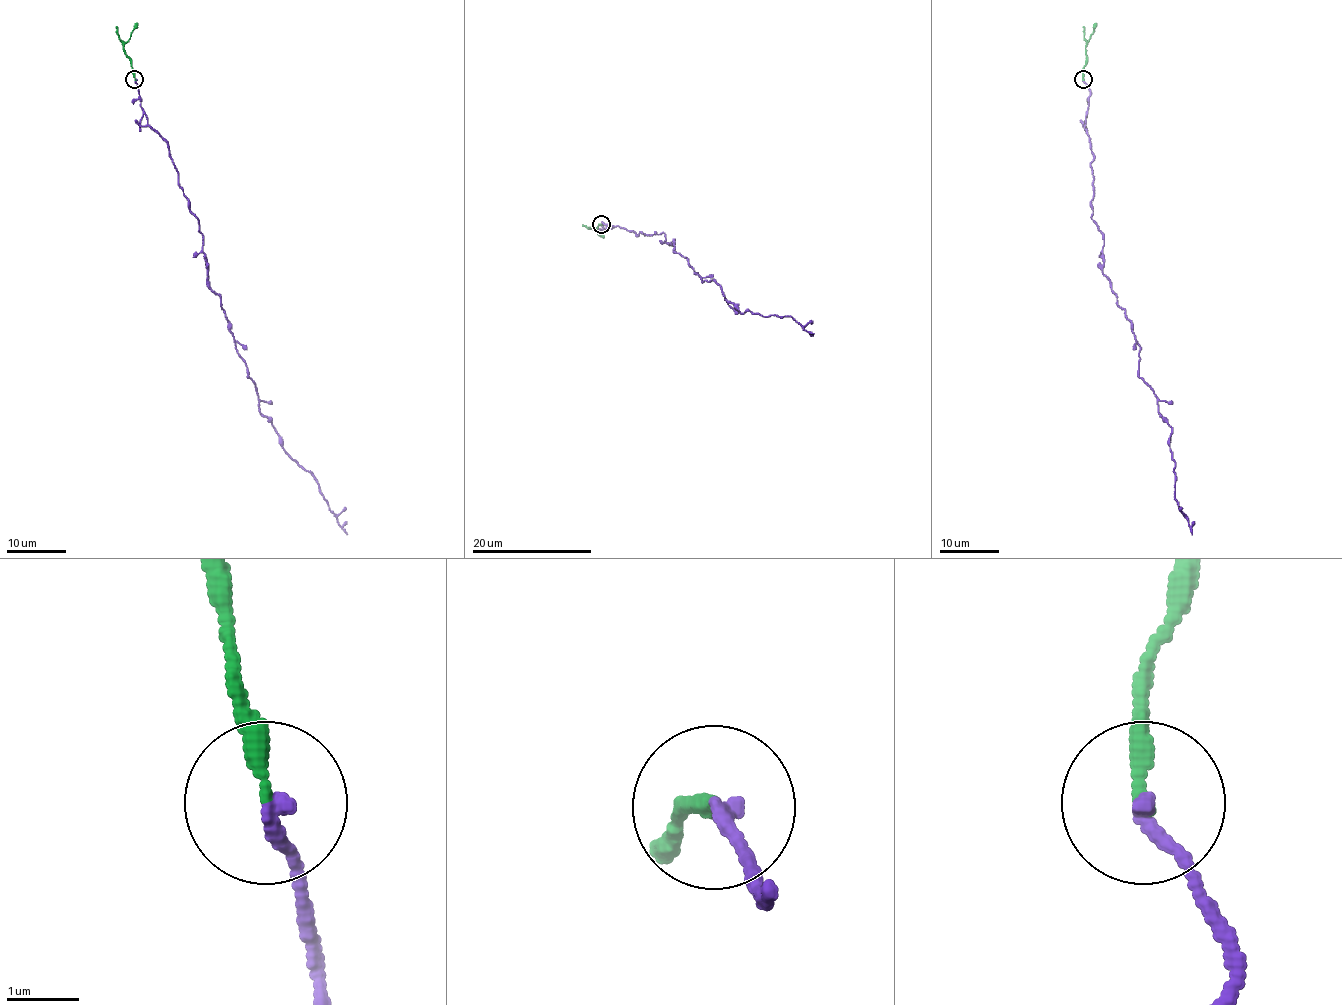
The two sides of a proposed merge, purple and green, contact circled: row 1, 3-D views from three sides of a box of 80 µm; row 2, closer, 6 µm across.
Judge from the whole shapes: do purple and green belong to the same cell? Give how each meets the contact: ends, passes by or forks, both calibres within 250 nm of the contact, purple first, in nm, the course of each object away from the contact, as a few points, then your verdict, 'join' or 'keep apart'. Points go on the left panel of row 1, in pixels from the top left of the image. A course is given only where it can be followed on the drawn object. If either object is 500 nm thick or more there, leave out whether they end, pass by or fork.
purple ends | green ends | 200/240 nm | purple via (134, 79), (198, 221), (209, 286), (259, 412), (348, 534) | green via (134, 79), (131, 59), (125, 53), (124, 45), (137, 22) | join

